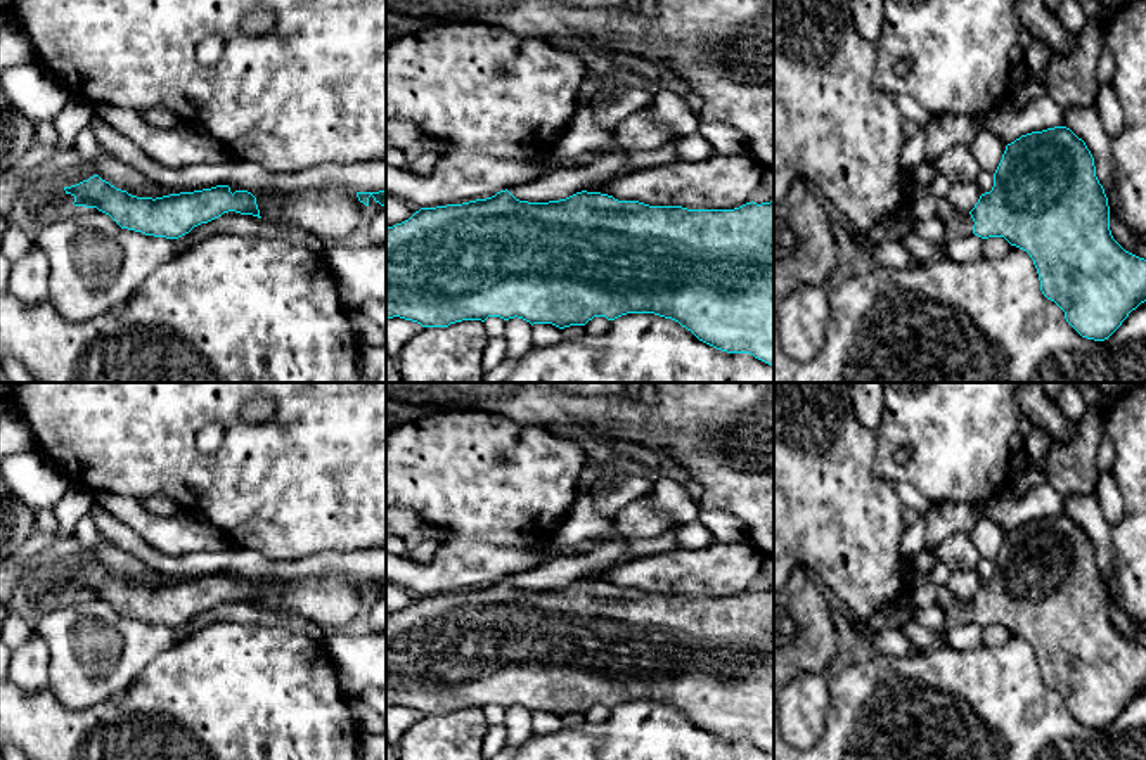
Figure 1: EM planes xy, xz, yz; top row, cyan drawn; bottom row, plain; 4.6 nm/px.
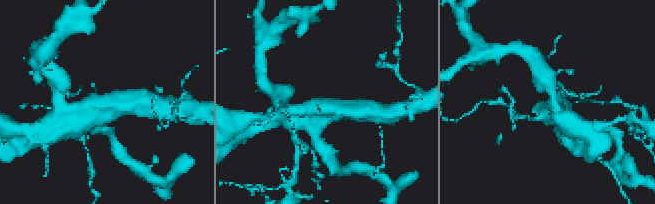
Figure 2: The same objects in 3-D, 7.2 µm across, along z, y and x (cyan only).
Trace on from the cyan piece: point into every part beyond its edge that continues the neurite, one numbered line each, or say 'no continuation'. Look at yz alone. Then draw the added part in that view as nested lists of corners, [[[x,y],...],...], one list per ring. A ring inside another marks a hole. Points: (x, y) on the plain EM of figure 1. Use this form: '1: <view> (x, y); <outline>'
1: yz (958, 611); [[[956,599],[945,608],[945,627],[947,630],[940,634],[943,639],[947,632],[957,625],[973,622],[973,606],[969,601]]]

